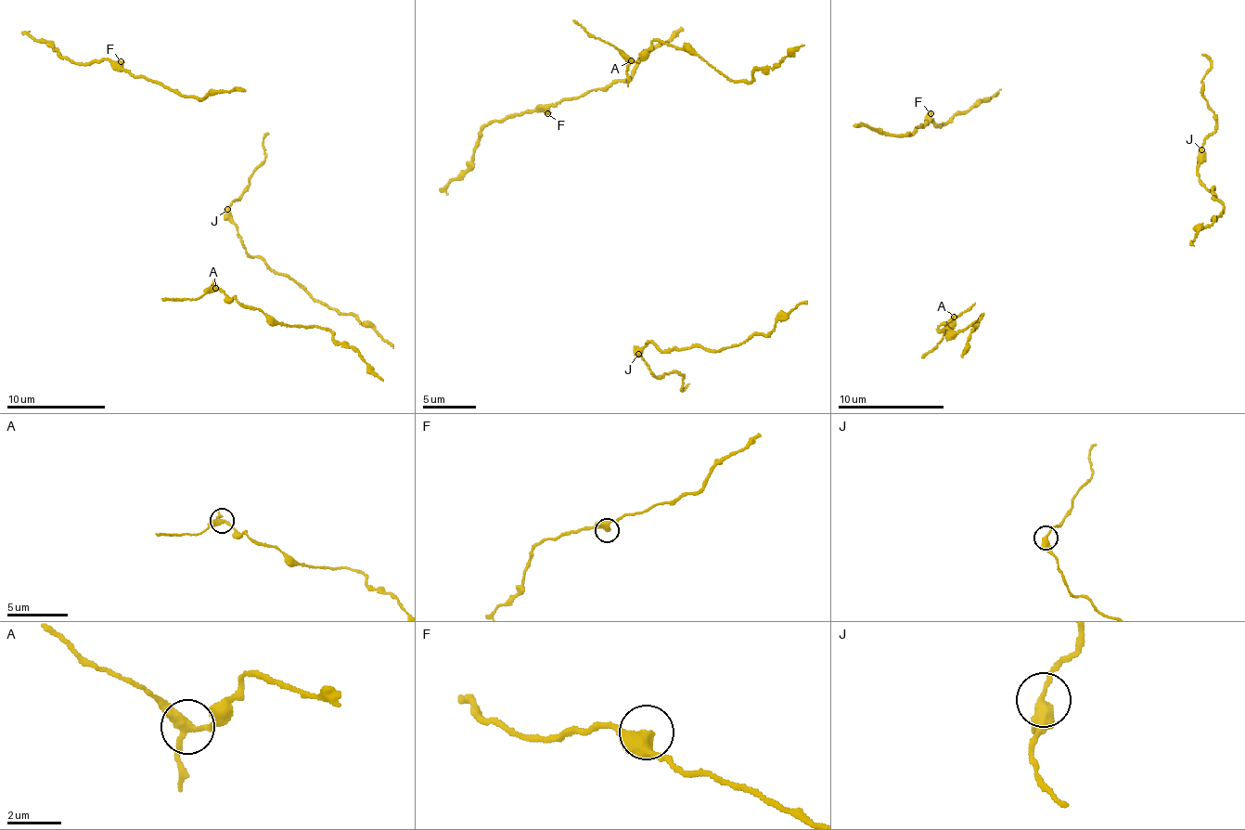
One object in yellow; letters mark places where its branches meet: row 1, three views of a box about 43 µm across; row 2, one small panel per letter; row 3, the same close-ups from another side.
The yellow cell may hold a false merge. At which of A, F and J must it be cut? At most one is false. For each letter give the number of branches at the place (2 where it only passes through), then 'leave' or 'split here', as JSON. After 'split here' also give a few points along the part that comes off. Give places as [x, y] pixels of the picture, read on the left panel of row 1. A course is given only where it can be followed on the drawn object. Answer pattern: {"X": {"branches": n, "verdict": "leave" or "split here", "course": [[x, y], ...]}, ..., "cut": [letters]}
{"A": {"branches": 3, "verdict": "split here", "course": [[216, 288], [196, 299], [162, 300]]}, "F": {"branches": 2, "verdict": "leave"}, "J": {"branches": 3, "verdict": "leave"}, "cut": ["A"]}

